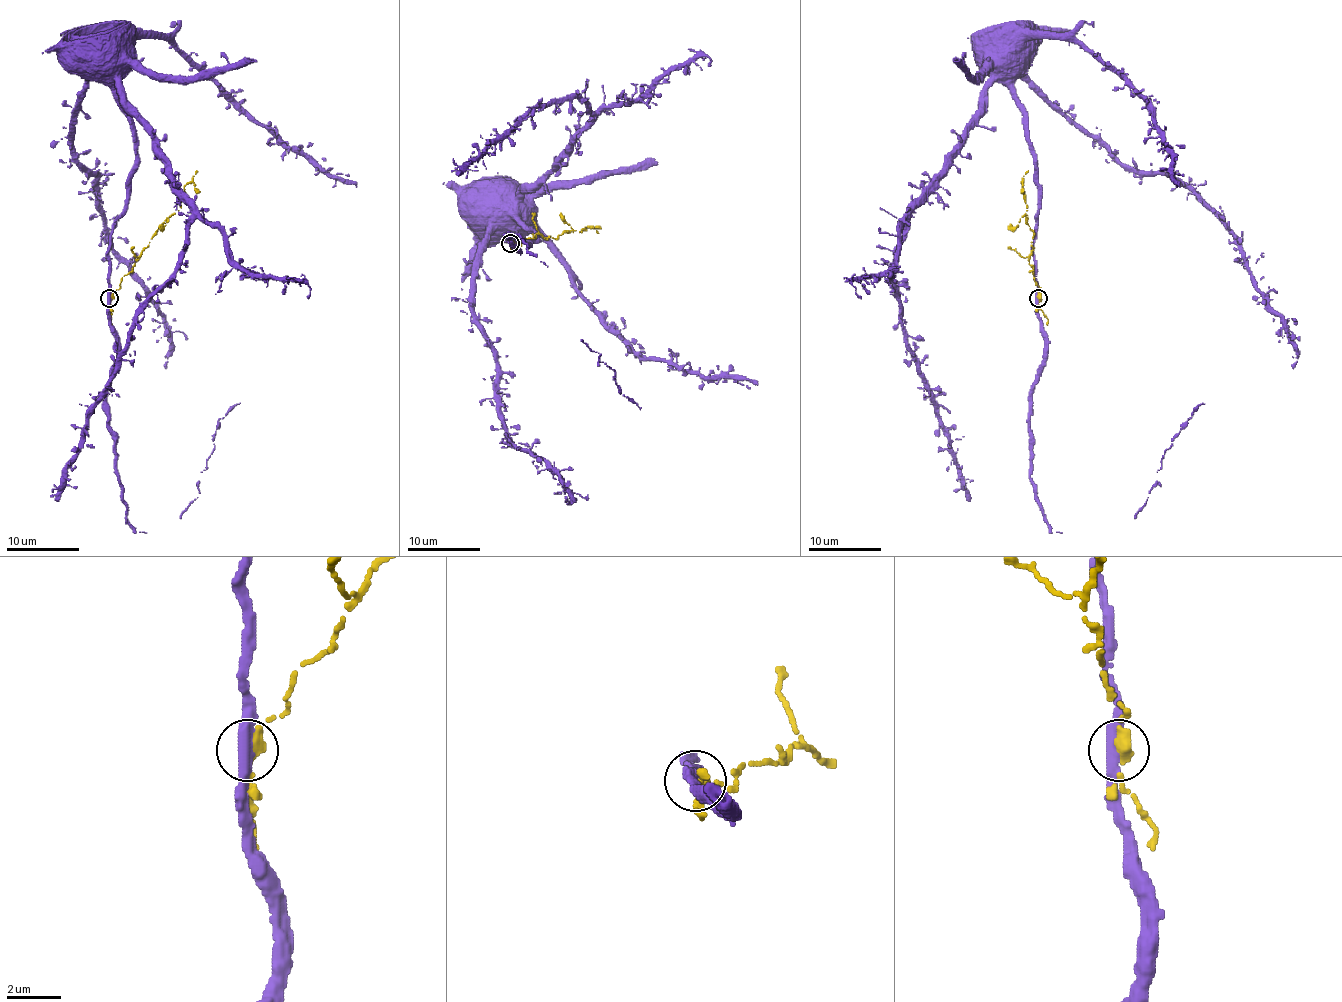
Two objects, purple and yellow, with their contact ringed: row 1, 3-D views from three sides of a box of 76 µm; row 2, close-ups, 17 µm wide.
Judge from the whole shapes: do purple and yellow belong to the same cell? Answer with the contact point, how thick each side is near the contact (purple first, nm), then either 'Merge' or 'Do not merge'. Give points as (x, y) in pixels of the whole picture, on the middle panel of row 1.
Place: (510, 243). Thickness 420 nm (purple) against 360 nm. Do not merge

